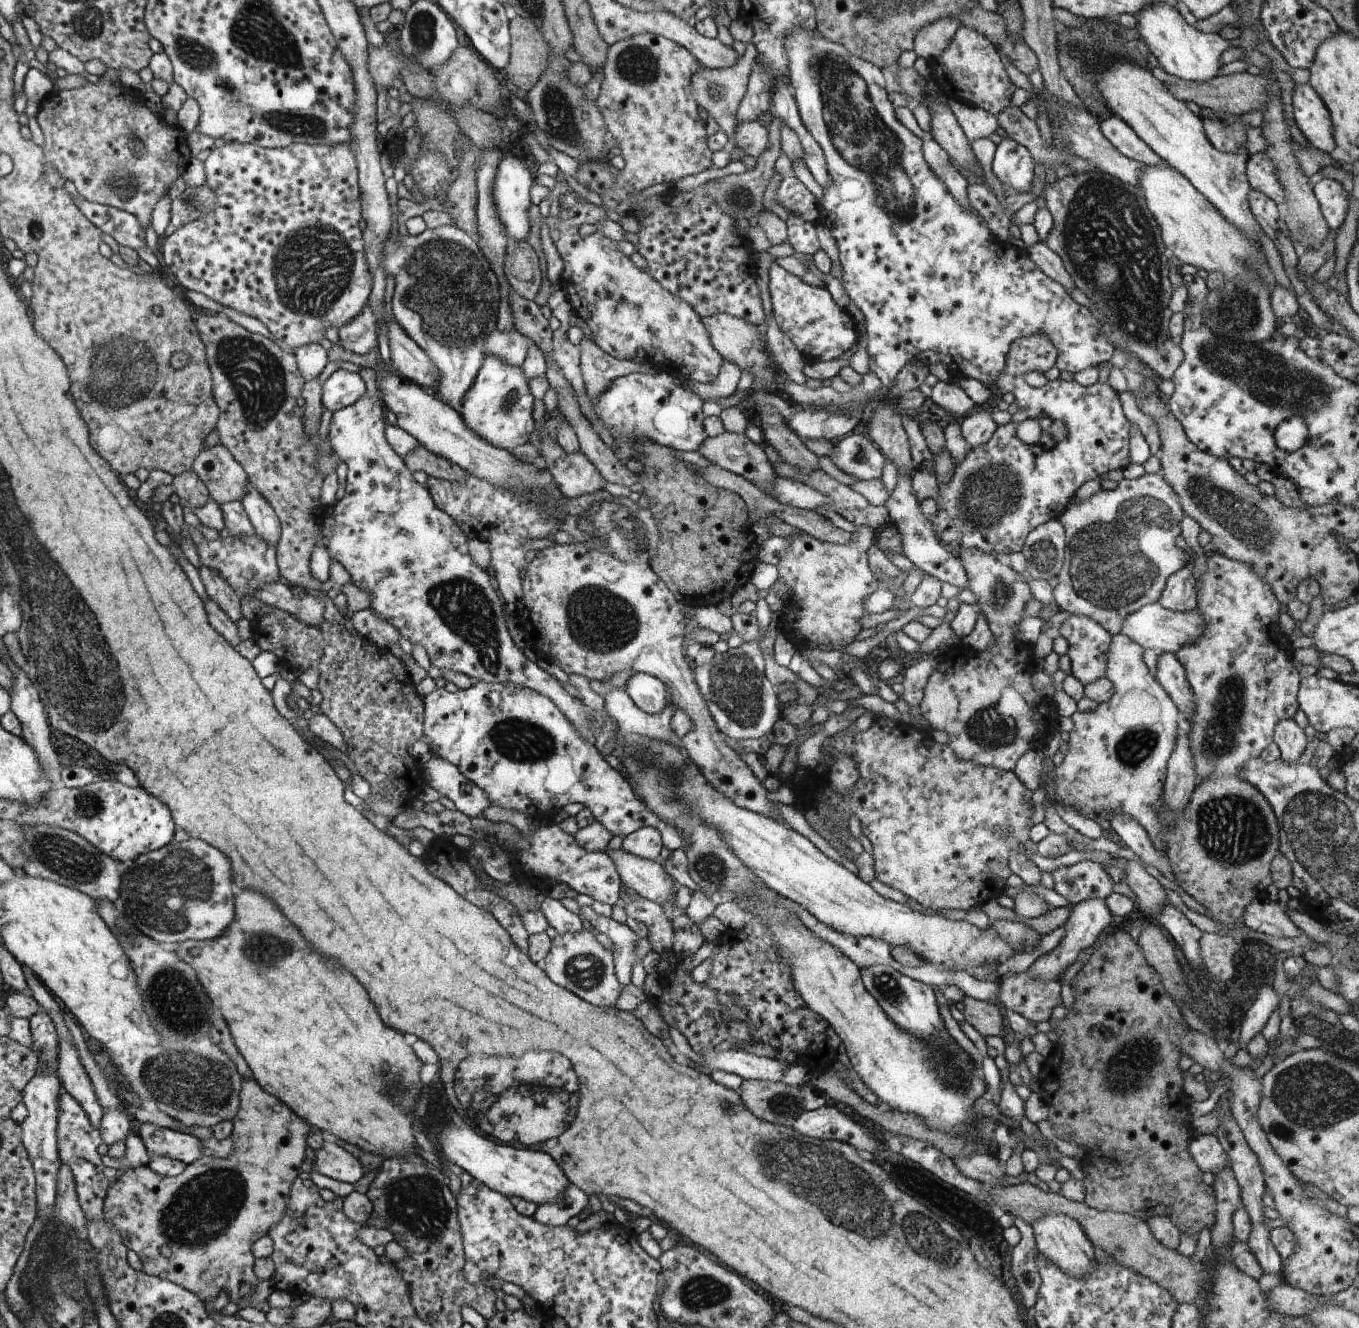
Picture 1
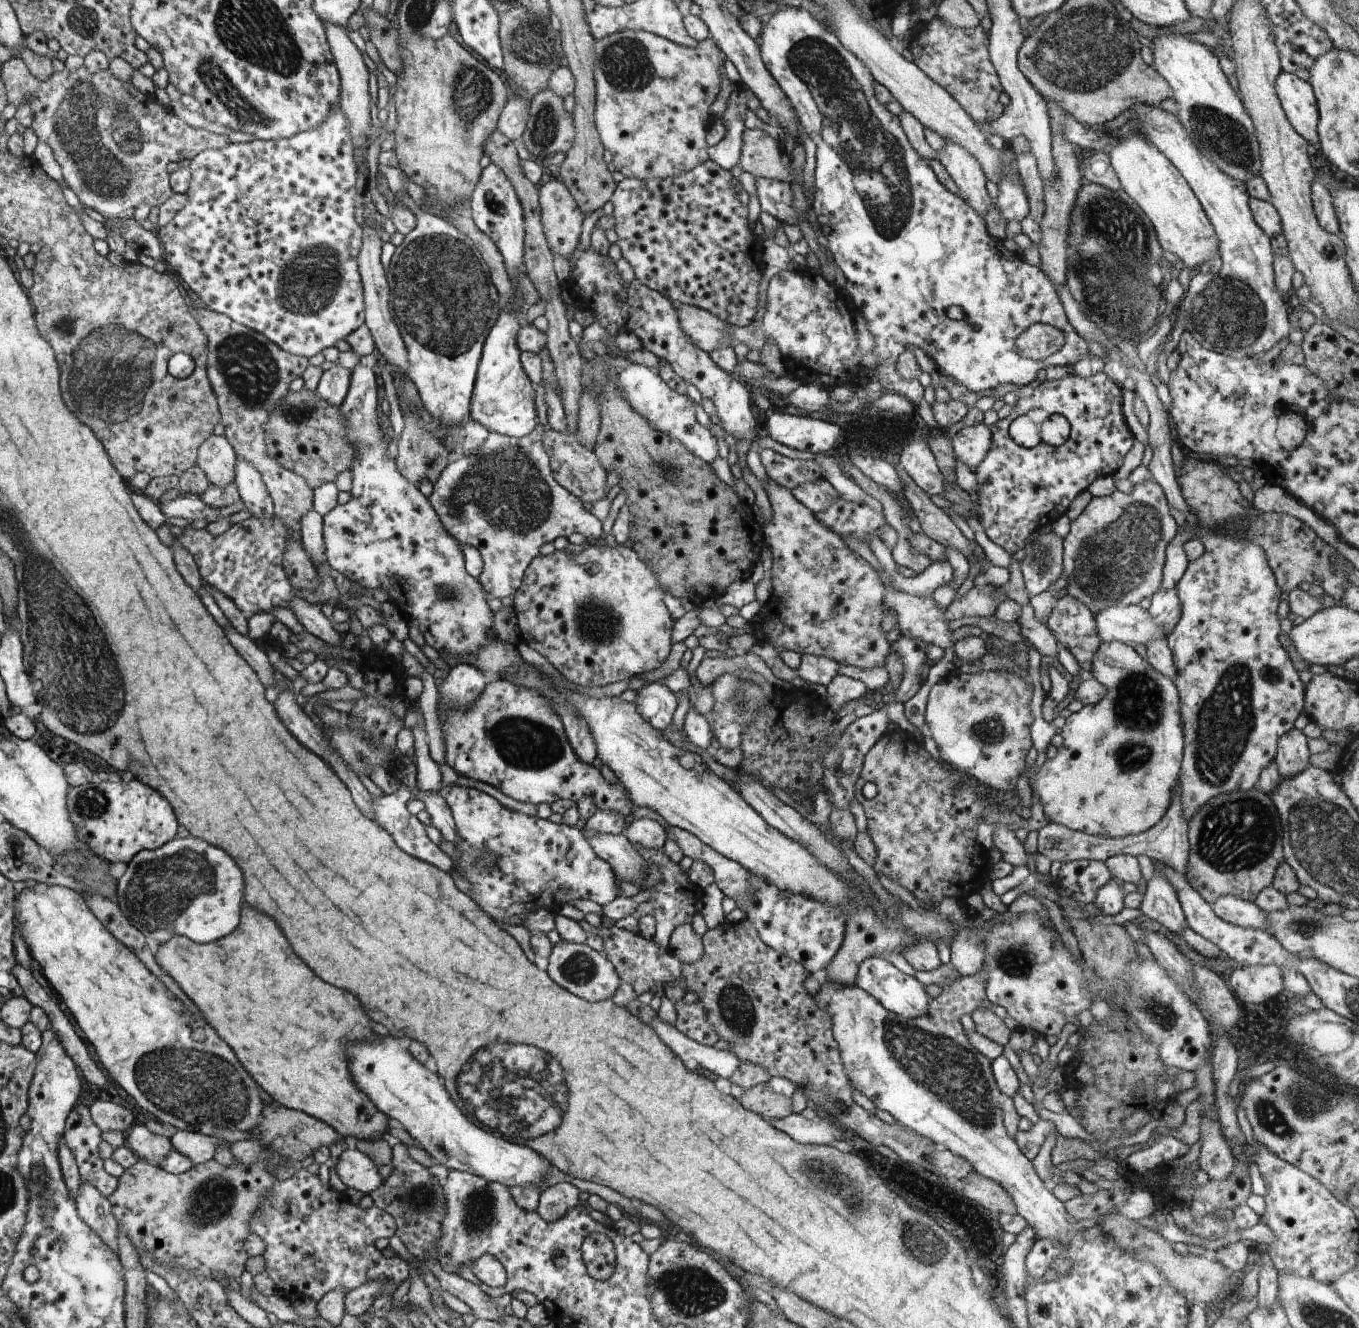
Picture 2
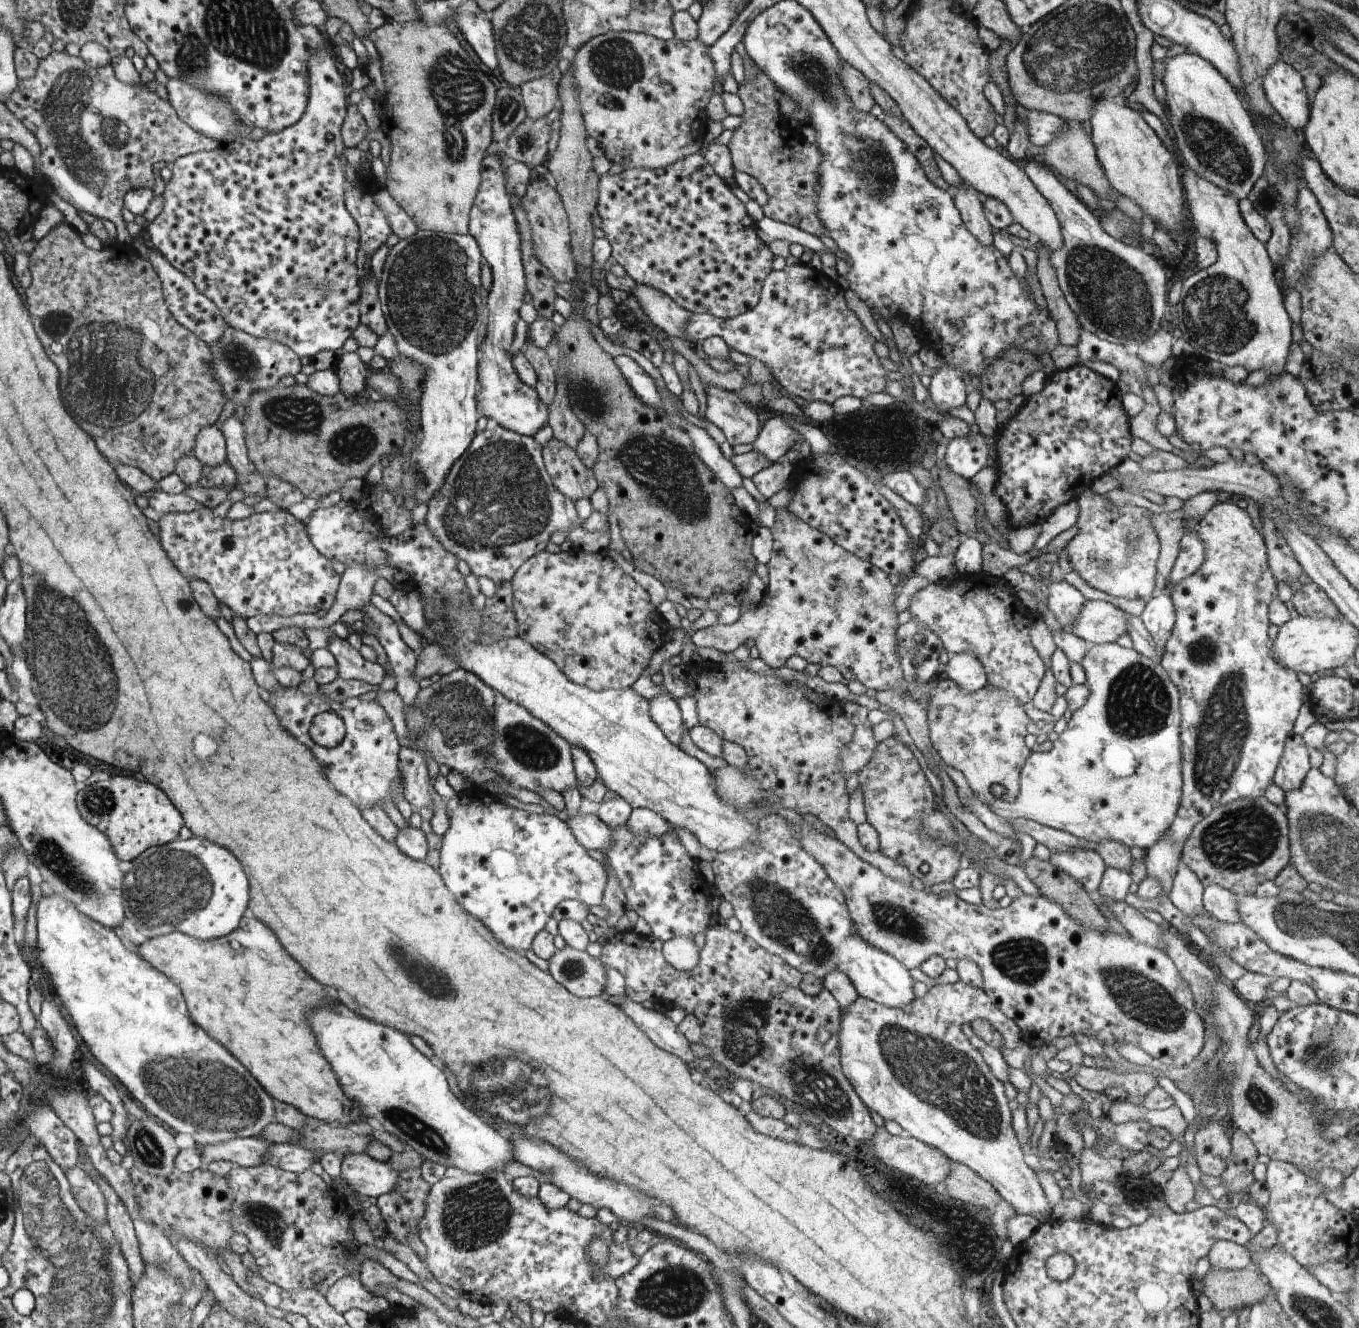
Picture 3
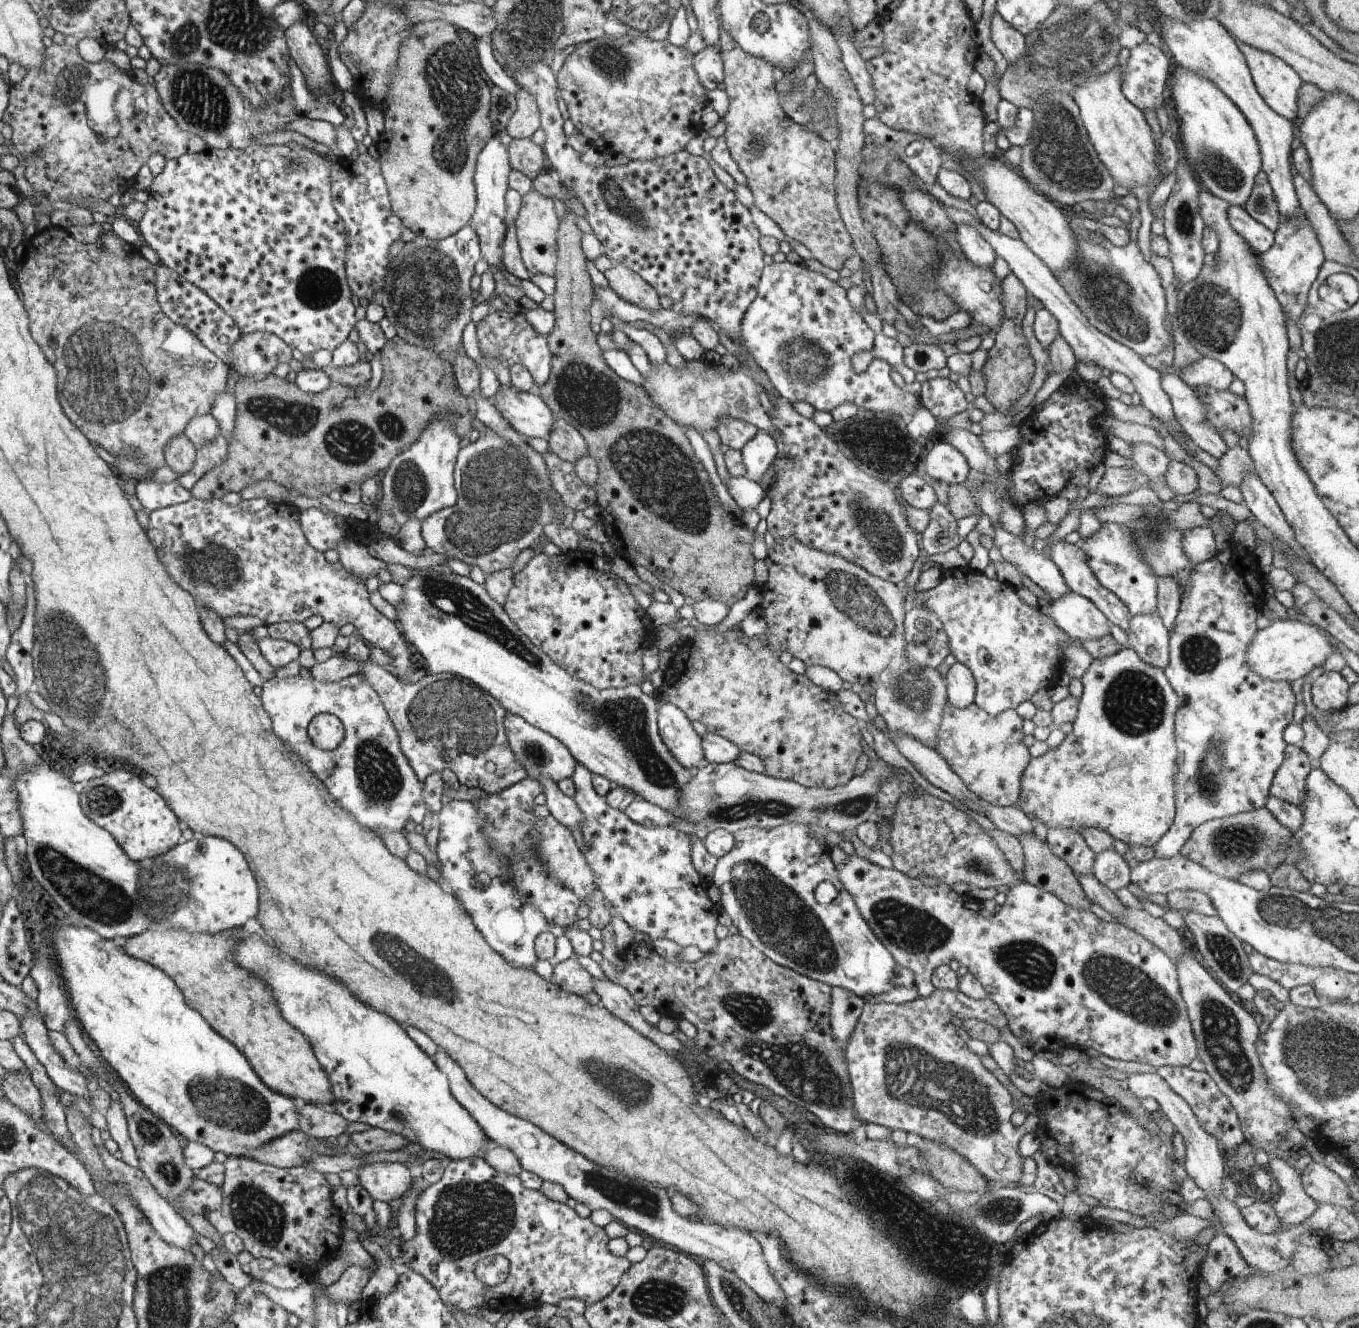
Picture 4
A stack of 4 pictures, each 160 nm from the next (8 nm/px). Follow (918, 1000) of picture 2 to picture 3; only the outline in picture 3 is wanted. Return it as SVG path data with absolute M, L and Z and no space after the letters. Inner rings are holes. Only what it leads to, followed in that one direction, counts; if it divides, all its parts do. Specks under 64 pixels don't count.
M770 814L758 823L759 840L756 843L718 853L711 863L715 886L724 900L732 904L734 916L741 922L741 932L802 974L823 980L830 971L838 969L850 978L860 997L895 1009L907 1007L916 998L913 991L915 982L909 970L893 956L874 948L855 933L844 893L826 874L824 867L804 850L793 834L790 822L781 815Z

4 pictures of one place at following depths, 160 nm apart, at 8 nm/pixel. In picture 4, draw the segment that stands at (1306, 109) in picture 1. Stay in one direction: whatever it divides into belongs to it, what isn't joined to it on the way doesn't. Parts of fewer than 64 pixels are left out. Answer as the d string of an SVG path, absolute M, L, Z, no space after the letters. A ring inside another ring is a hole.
M1232 33L1231 36L1234 38L1240 52L1244 54L1256 89L1260 92L1262 98L1264 98L1264 102L1266 102L1274 112L1280 114L1280 116L1284 116L1286 120L1293 121L1296 119L1300 114L1298 90L1300 90L1303 83L1300 76L1296 73L1296 70L1294 70L1290 64L1282 60L1282 58L1278 58L1278 56L1274 56L1274 54L1270 52L1250 46L1238 40Z

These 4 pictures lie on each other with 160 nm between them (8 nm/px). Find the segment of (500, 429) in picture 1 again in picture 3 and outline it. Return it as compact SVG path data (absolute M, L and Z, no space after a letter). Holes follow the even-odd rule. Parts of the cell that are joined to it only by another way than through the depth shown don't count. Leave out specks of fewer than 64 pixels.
M500 154L486 155L483 163L482 194L478 194L469 217L469 233L473 235L483 250L486 264L493 272L493 285L488 292L487 308L489 310L487 331L482 341L482 360L478 378L481 391L478 391L478 408L490 420L519 435L533 437L544 424L548 423L548 408L542 402L536 389L528 388L528 384L519 377L517 370L512 368L510 346L514 340L514 326L520 320L518 310L524 304L526 285L524 270L520 258L520 237L510 198L506 192L506 170Z

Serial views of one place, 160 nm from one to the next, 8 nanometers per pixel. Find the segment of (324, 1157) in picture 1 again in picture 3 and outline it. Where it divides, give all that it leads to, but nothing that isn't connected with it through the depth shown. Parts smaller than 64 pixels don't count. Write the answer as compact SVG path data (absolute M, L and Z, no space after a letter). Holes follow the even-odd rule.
M348 1153L341 1159L341 1178L352 1191L364 1198L393 1191L399 1172L387 1162L376 1160L369 1154Z

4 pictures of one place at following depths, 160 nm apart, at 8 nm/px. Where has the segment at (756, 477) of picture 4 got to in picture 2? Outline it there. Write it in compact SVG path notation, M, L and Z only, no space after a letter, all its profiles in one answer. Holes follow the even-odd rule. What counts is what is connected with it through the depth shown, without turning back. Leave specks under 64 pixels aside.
M776 411L767 421L772 440L813 453L833 451L834 444L842 430L834 423L810 416L796 416Z

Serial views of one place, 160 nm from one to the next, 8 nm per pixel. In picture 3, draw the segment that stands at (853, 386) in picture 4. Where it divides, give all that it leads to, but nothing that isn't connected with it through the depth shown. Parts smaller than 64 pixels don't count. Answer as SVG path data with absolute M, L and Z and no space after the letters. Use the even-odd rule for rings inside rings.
M802 262L770 271L763 282L758 304L733 319L722 320L708 312L693 313L683 333L684 340L698 346L712 336L722 337L730 349L764 362L788 394L800 396L806 401L824 401L832 405L837 398L848 395L864 400L868 394L882 392L888 381L888 370L881 366L880 357L872 347L876 342L874 337L864 330L858 317L846 305L842 287L825 275L816 263Z

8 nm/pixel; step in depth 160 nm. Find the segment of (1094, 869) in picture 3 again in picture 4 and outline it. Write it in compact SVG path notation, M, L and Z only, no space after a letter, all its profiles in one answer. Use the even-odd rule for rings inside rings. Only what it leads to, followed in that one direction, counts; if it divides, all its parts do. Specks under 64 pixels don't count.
M1047 828L1046 842L1050 850L1064 860L1076 876L1092 874L1095 853L1074 828Z

